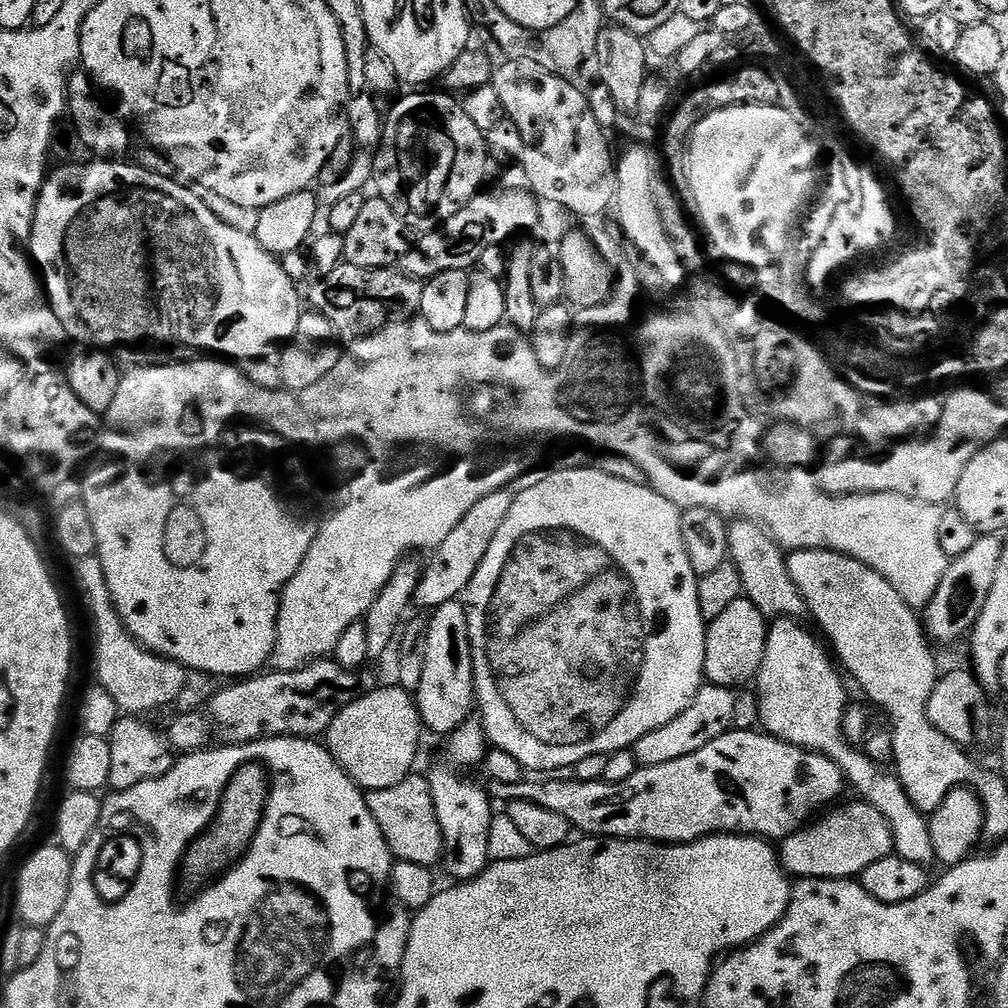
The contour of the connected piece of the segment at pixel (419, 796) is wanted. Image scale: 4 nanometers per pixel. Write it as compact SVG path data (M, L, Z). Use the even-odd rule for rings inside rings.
M413 774L386 790L374 790L366 796L370 814L382 830L388 849L396 860L414 862L418 866L432 868L441 863L444 855L444 839L438 826L438 814L434 810L434 798L428 785L428 776Z

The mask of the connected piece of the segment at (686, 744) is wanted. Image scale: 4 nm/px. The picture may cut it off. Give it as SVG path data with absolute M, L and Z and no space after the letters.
M701 688L691 706L682 710L678 718L666 722L666 726L658 730L650 730L650 734L638 738L638 742L632 745L630 751L636 755L637 765L641 768L653 768L663 766L666 762L675 762L678 758L686 758L686 754L702 750L702 746L729 732L736 720L736 696L737 693L730 688Z

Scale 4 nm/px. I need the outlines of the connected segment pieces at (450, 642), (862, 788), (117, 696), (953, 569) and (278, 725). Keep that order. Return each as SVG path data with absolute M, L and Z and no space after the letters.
M460 600L438 606L428 620L426 634L426 670L422 683L414 694L420 723L425 729L437 732L441 738L452 735L458 726L467 722L474 712L472 683L472 647L468 633L468 609Z
M796 618L771 621L766 654L762 658L760 675L754 681L755 687L760 687L759 727L767 735L787 744L807 748L809 752L818 752L832 759L844 776L847 787L853 788L865 804L878 810L889 824L895 855L906 858L906 862L935 865L937 858L931 842L929 817L910 802L895 771L875 764L863 750L846 741L841 729L845 709L850 704L848 692L844 689L845 677L838 671L829 649L823 643L820 645L800 623Z
M93 554L75 561L76 584L88 603L92 615L92 628L96 631L96 680L95 683L114 698L114 702L124 714L144 714L155 708L172 704L184 692L188 684L189 669L172 660L165 660L155 652L148 651L128 633L112 601L106 586L106 570L102 570L99 556Z
M980 534L974 546L966 550L966 554L955 557L949 563L934 598L930 598L928 607L922 612L922 623L933 641L952 644L955 640L963 641L971 633L974 622L978 622L978 614L982 614L982 606L986 606L986 598L990 595L990 585L994 583L998 558L1001 556L1001 537L996 534Z
M325 658L313 660L311 664L299 668L297 672L268 670L263 674L229 684L232 684L229 688L213 694L212 701L209 702L208 708L206 707L206 712L214 725L215 735L219 739L221 736L224 744L249 744L255 740L264 740L267 736L323 737L336 715L350 702L362 698L366 692L371 692L377 687L378 680L375 680L368 670L344 668L341 664L336 663L335 659Z

